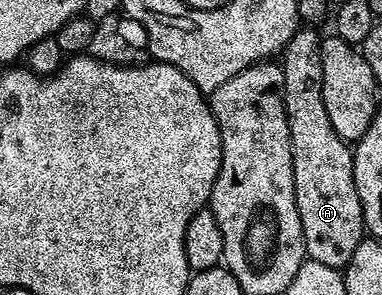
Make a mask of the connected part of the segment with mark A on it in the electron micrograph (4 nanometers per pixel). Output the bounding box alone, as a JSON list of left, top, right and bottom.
[281,28,365,270]

